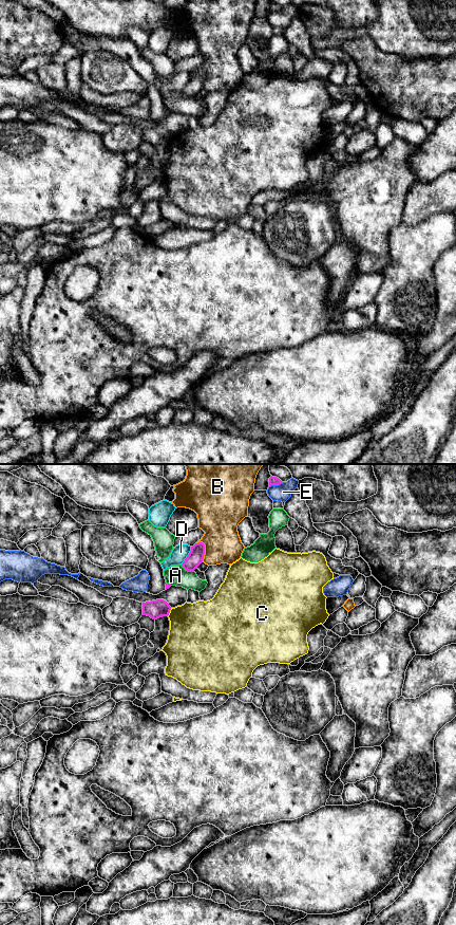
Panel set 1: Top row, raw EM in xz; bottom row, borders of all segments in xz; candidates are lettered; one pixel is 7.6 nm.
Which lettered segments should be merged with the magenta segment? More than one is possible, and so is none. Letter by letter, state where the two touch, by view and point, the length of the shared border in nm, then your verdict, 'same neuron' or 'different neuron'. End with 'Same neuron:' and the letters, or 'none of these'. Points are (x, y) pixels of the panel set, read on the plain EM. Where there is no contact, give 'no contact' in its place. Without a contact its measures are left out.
A: meets magenta in xz at (187, 96); contact 120 nm long; different neuron
B: meets magenta in xz at (204, 77); contact 160 nm long; different neuron
C: meets magenta in xz at (169, 139); contact 70 nm long; different neuron
D: meets magenta in xz at (187, 82); contact 160 nm long; different neuron
E: meets magenta in xz at (276, 11); contact 120 nm long; different neuron
Same neuron: none of these

